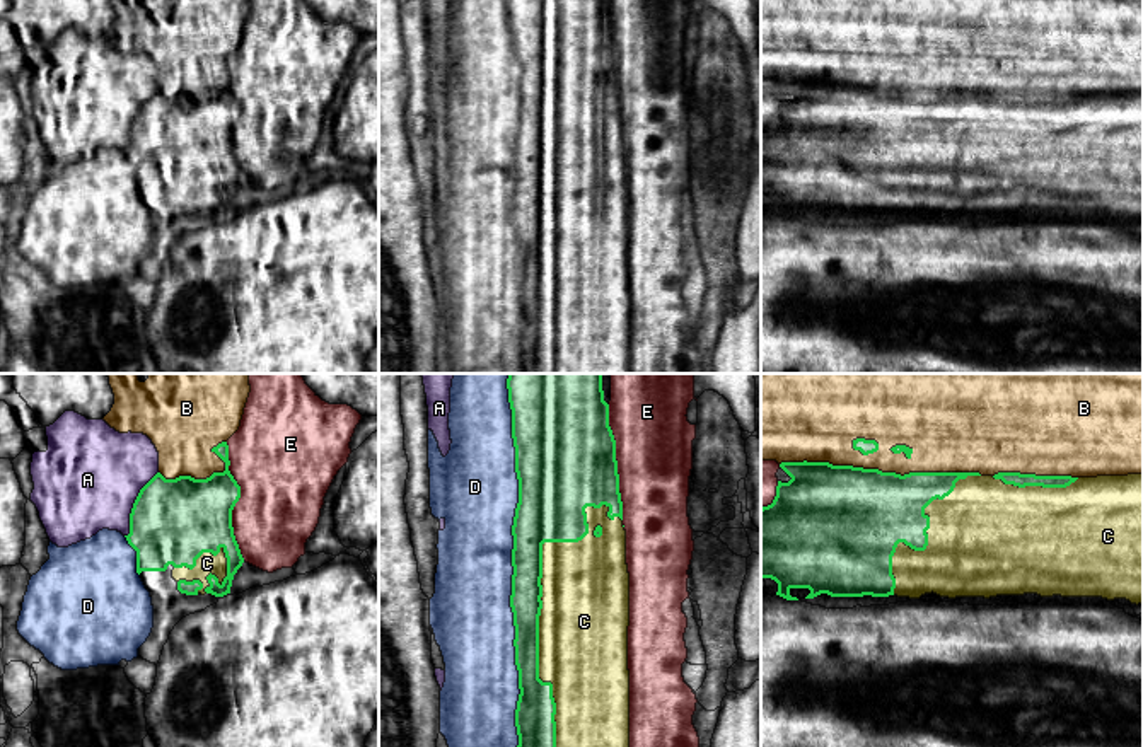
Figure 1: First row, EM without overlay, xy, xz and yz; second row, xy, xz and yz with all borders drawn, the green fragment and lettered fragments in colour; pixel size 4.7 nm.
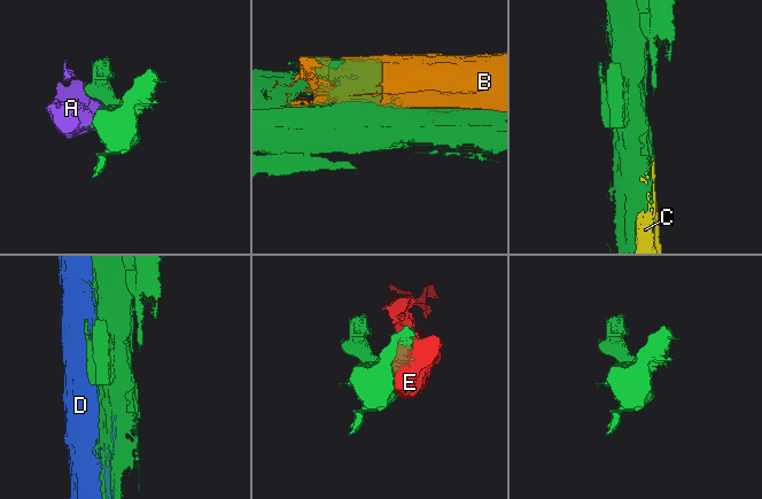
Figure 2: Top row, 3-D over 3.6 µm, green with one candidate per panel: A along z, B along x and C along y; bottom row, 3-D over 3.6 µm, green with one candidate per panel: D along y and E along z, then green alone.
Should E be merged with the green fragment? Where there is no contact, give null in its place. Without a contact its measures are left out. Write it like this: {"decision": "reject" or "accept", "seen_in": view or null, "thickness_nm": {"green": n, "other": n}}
{"decision": "reject", "seen_in": "xy", "thickness_nm": {"green": 360, "other": 440}}

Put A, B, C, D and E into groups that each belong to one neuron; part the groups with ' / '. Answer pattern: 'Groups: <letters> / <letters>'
Groups: A / B / C / D / E

